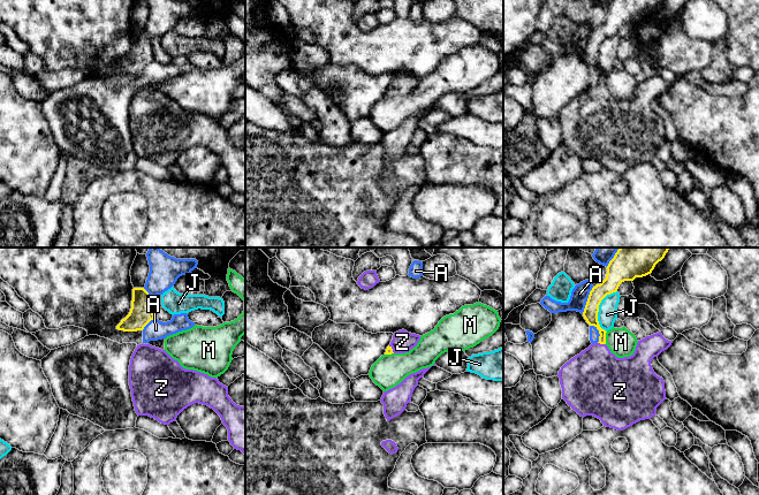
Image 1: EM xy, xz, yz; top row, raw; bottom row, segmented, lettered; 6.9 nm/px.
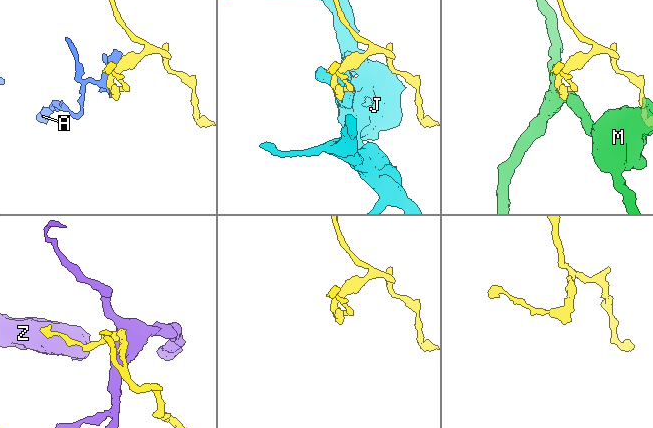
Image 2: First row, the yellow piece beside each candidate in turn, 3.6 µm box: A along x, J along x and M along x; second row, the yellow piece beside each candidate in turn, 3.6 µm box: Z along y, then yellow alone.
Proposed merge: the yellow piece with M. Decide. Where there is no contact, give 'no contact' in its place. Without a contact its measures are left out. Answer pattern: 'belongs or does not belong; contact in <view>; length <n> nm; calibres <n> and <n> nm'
does not belong; contact in yz; length 90 nm; calibres 100 and 200 nm

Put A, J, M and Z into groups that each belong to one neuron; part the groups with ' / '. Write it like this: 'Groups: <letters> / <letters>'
Groups: A / J / M / Z

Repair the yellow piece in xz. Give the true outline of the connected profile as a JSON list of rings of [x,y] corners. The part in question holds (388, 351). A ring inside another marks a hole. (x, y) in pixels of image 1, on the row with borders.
[[[402,329],[393,335],[390,344],[387,346],[385,355],[392,353],[405,353],[417,345],[420,336],[416,334],[408,333]]]

